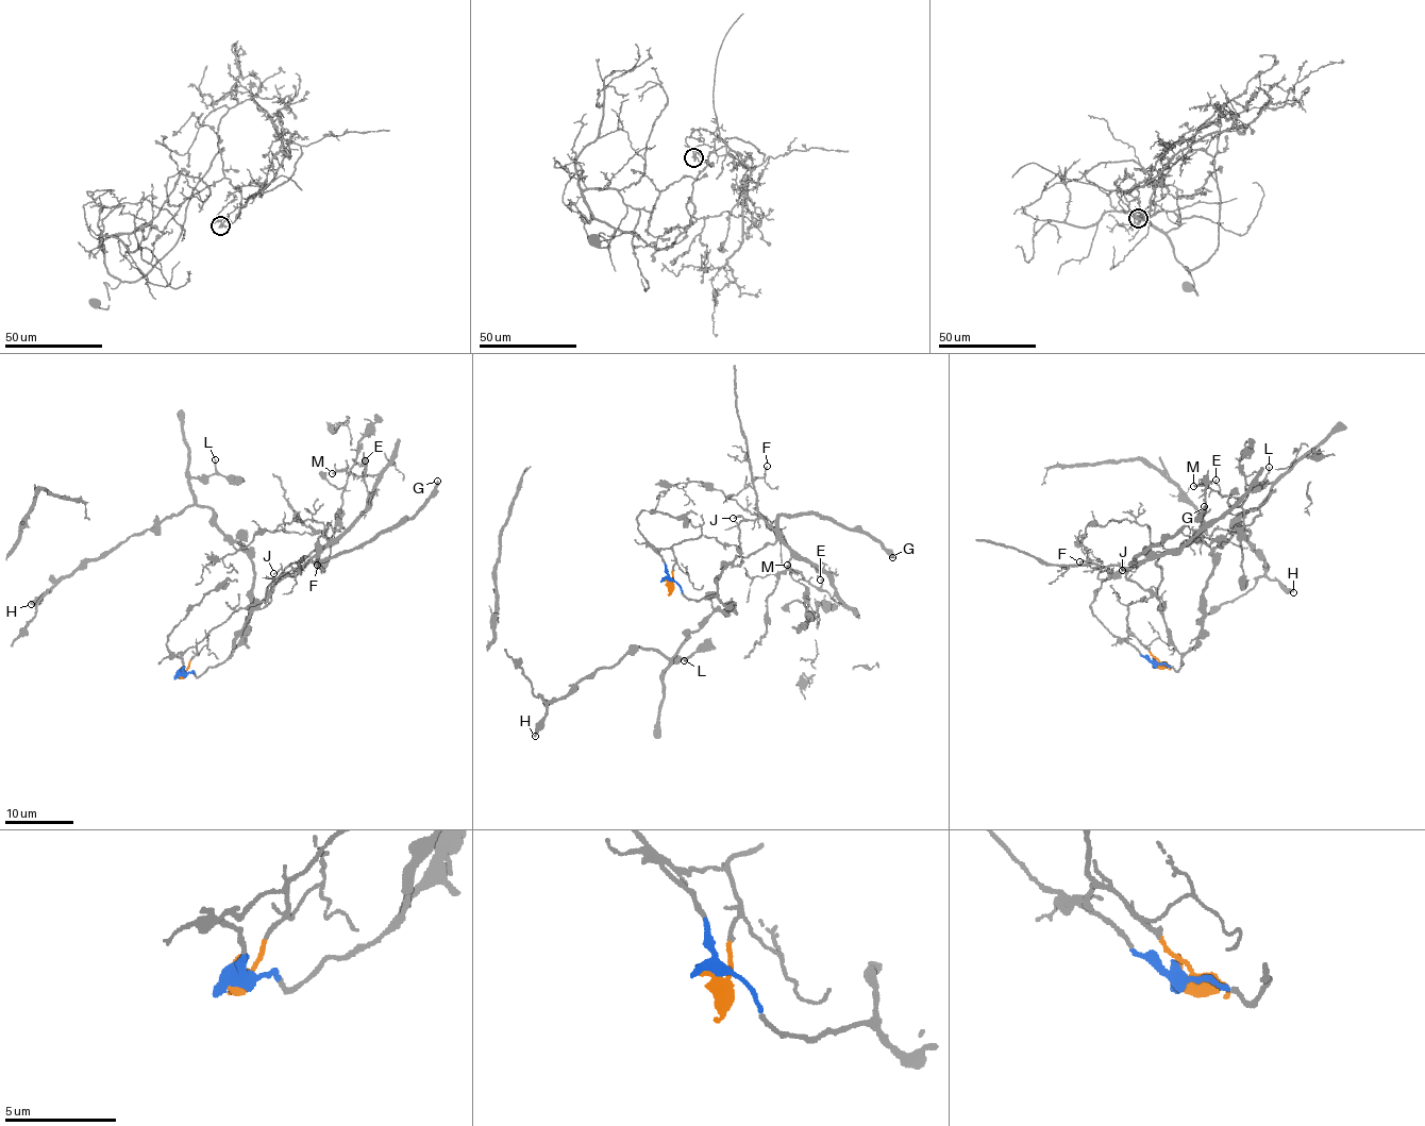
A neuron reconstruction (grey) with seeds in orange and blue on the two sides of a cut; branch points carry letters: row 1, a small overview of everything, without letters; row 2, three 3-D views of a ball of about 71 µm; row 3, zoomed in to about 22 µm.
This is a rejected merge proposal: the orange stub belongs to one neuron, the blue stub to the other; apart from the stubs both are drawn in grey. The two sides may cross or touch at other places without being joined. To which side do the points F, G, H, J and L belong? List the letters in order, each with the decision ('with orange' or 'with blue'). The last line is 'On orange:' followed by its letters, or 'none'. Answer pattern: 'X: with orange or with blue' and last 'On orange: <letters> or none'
F: with orange
G: with orange
H: with blue
J: with orange
L: with blue
On orange: F, G, J

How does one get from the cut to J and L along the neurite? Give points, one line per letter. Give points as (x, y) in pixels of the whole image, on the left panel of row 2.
J: (180, 673), (197, 652), (197, 644), (212, 631), (254, 602), (266, 602), (283, 572), (280, 569), (272, 573)
L: (182, 673), (217, 667), (250, 611), (252, 556), (196, 501), (190, 486), (191, 477), (215, 472), (215, 459)

